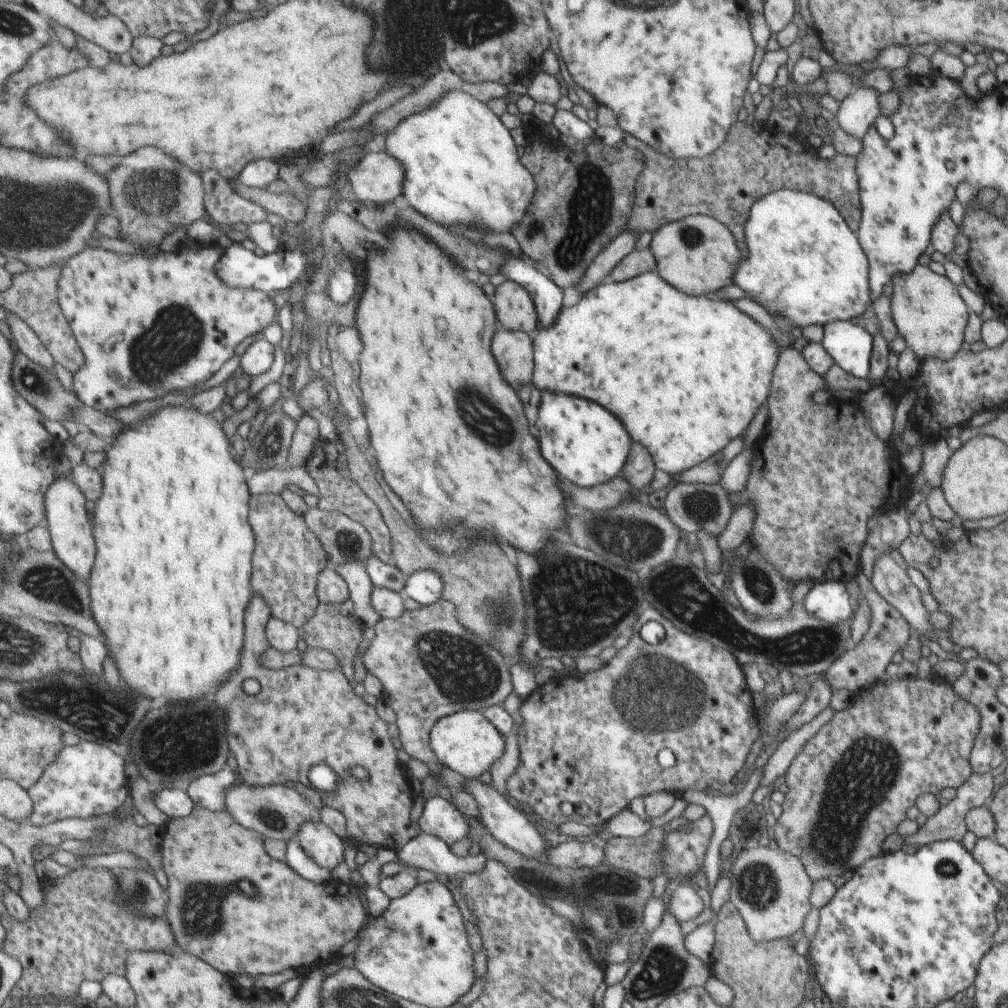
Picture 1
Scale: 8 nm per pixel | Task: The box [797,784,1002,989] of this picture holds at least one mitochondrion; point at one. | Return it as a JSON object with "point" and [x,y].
{"point":[948,867]}

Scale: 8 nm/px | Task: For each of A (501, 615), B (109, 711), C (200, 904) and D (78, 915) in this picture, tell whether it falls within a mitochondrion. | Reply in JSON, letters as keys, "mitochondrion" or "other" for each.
{"A":"mitochondrion","B":"mitochondrion","C":"mitochondrion","D":"mitochondrion"}

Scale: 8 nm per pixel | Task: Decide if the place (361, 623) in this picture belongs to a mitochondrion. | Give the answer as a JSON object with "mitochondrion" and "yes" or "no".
{"mitochondrion":"no"}

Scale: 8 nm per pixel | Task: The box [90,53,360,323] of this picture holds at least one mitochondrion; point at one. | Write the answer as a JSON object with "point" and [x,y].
{"point":[151,195]}

